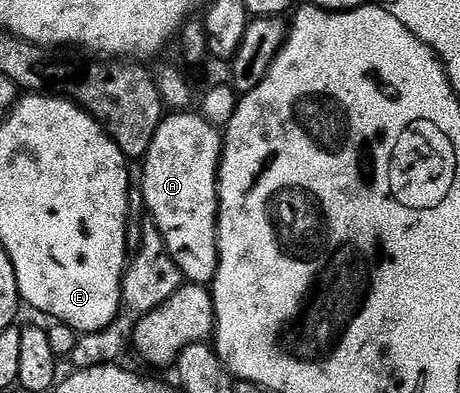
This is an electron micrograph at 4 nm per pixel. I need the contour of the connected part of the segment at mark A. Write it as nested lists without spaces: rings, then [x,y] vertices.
[[[173,112],[162,117],[155,140],[143,159],[143,196],[150,219],[157,221],[156,233],[165,241],[169,255],[179,264],[182,279],[189,284],[209,284],[217,274],[217,180],[221,168],[223,134],[200,113]]]

